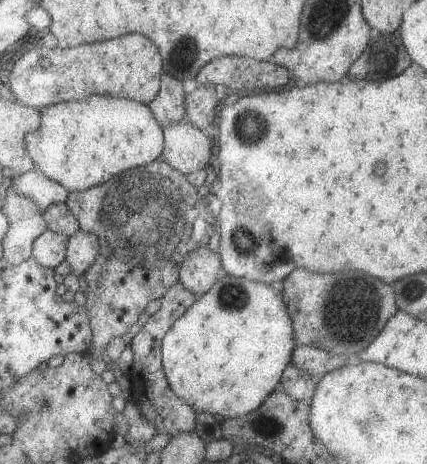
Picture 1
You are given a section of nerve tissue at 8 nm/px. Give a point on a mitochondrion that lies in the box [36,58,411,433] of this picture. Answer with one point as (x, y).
(144, 217)

